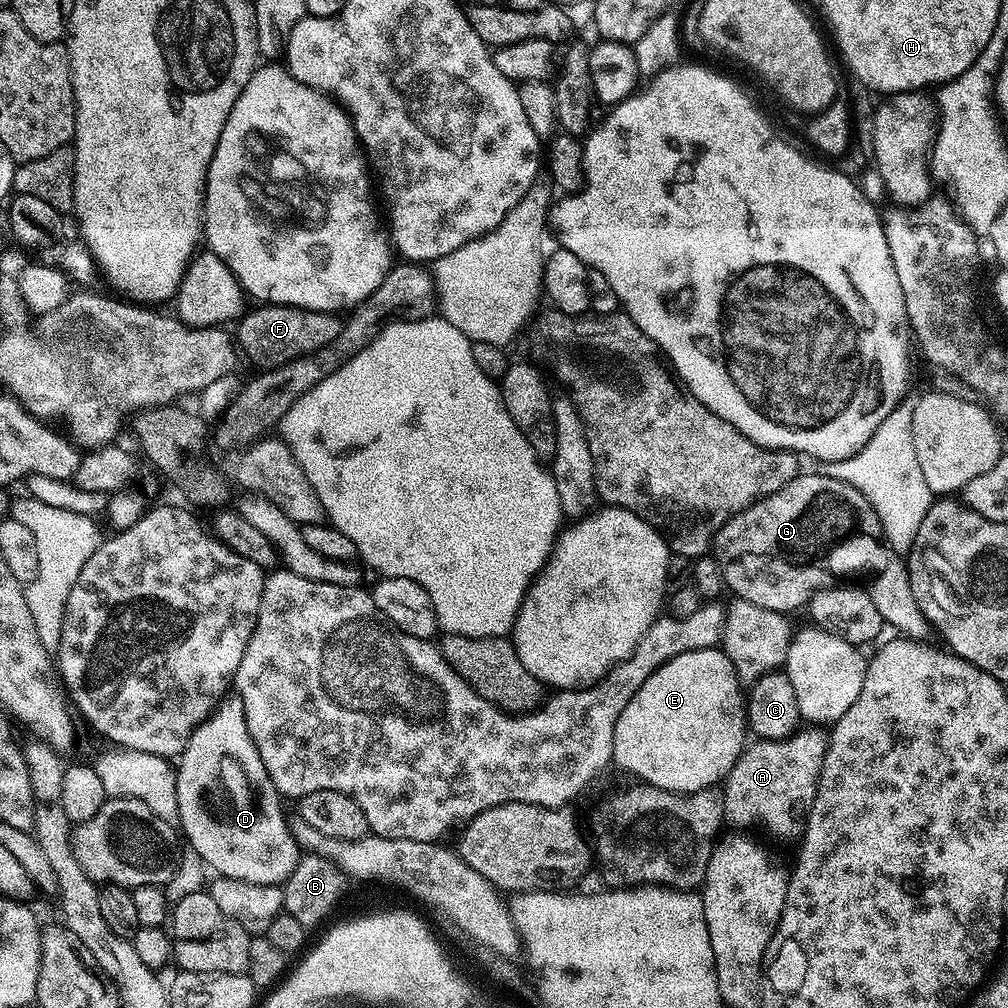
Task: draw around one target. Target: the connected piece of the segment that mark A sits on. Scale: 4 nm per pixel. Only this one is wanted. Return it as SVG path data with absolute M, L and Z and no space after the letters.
M804 726L785 740L753 739L722 781L725 821L736 830L765 828L780 840L795 841L803 833L808 807L816 797L828 737L823 727Z

